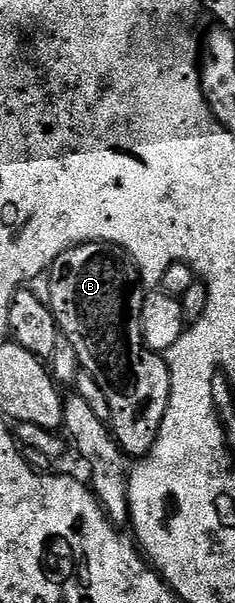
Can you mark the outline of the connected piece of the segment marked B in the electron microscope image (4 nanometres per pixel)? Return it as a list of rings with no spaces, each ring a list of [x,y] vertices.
[[[86,242],[61,252],[61,256],[53,260],[50,270],[46,271],[46,278],[45,298],[59,325],[59,333],[64,334],[73,346],[82,373],[92,377],[108,401],[111,409],[109,429],[115,435],[115,443],[128,459],[142,458],[151,451],[161,428],[161,420],[165,416],[171,395],[171,377],[167,367],[168,359],[162,353],[150,350],[143,342],[139,313],[144,291],[141,289],[138,273],[133,269],[132,263],[108,243]]]

